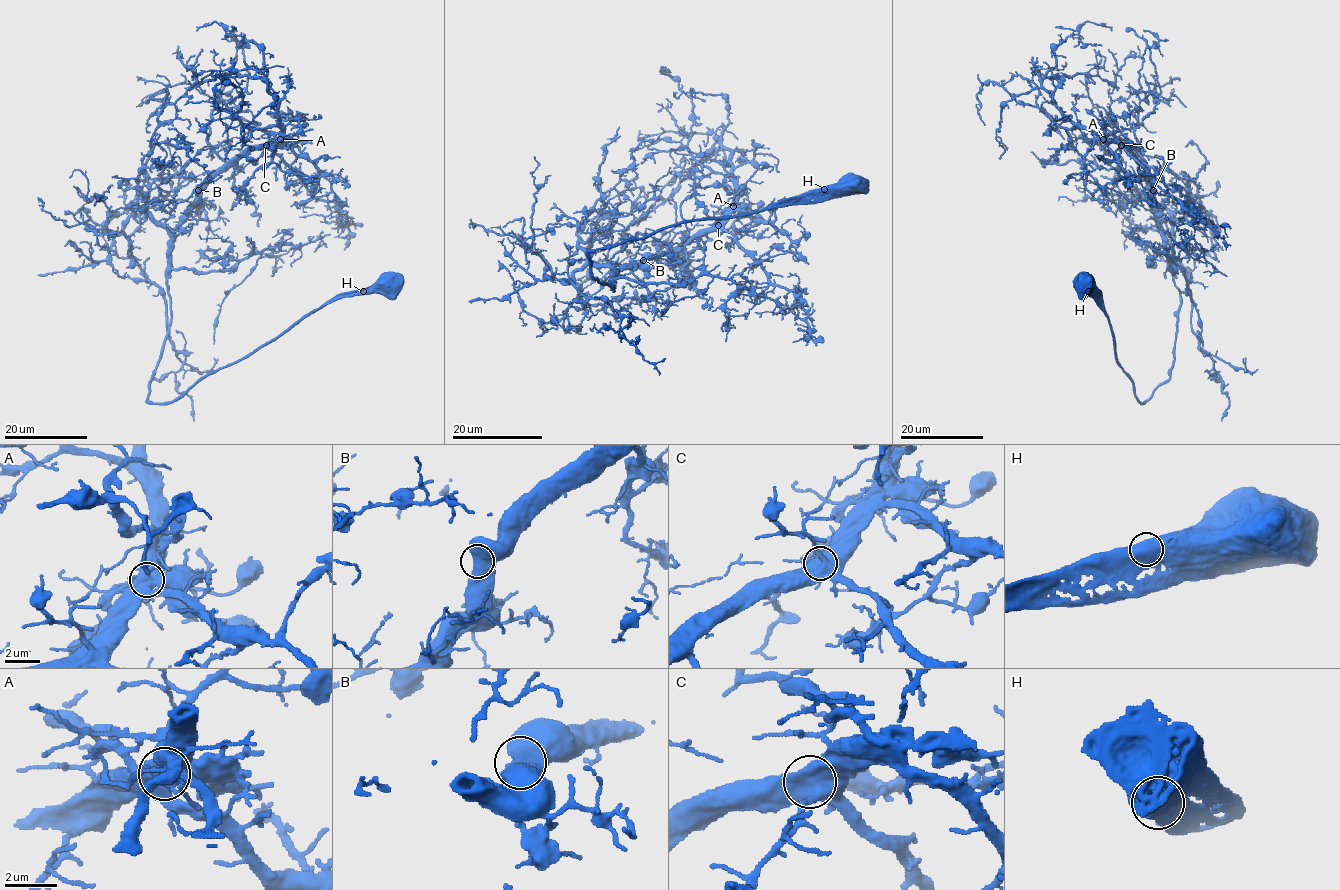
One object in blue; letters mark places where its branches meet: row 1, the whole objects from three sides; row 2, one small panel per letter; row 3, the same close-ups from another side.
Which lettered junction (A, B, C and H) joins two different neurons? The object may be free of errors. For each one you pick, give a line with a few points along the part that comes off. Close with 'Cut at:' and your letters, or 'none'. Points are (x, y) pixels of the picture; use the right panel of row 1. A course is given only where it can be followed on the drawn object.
A: course (1103, 139), (1140, 123), (1153, 112), (1158, 103), (1146, 84), (1162, 86), (1173, 79), (1179, 80)
Cut at: A

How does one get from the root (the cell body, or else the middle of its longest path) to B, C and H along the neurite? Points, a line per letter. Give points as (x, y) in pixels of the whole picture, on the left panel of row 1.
B: (391, 286), (390, 292), (323, 304), (174, 400), (149, 402), (171, 318), (167, 270), (174, 231), (198, 190)
C: (391, 286), (323, 304), (174, 400), (147, 400), (171, 318), (175, 227), (215, 176), (266, 145)
H: (391, 286), (396, 286), (391, 291), (363, 291)

